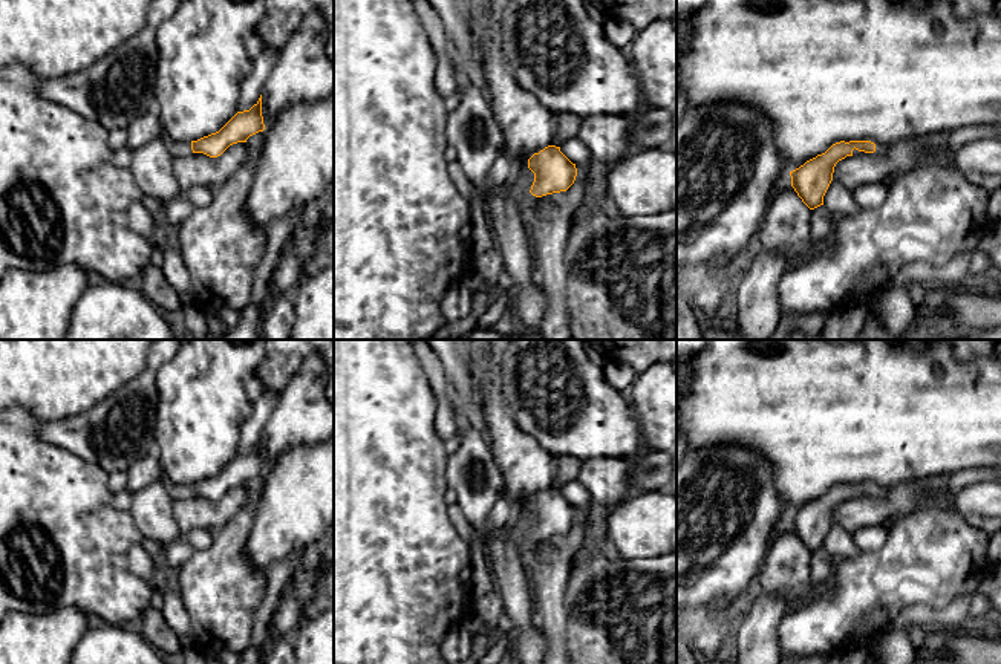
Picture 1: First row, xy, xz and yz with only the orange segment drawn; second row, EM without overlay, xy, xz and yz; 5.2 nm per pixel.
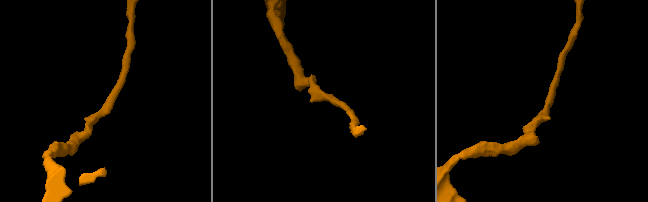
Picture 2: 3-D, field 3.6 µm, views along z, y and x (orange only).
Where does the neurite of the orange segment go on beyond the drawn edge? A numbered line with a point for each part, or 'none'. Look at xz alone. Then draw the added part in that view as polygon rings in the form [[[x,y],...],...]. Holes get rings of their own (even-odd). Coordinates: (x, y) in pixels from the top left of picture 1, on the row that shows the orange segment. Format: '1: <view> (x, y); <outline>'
1: xz (524, 178); [[[528,167],[514,171],[513,181],[510,182],[511,199],[523,216],[528,216],[537,202],[537,197],[530,193],[533,182],[534,173]]]

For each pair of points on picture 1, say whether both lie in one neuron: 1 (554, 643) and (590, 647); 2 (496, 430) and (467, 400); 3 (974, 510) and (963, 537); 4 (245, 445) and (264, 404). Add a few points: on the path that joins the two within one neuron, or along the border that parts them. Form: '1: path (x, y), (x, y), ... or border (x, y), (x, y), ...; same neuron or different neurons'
1: border (565, 608), (564, 647); different neurons
2: border (478, 383), (482, 392), (489, 441); different neurons
3: border (937, 507), (952, 507), (971, 525), (984, 531); different neurons
4: path (251, 435), (260, 415); same neuron

